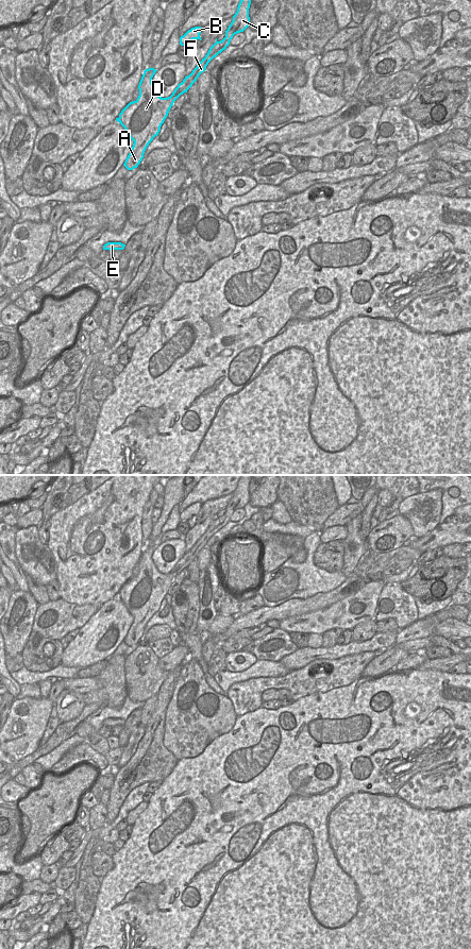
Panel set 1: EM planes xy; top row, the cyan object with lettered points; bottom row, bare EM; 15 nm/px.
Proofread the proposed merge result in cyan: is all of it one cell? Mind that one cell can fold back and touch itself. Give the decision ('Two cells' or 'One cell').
One cell

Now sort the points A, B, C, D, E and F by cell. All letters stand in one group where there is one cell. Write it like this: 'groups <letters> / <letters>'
groups A B C D E F

